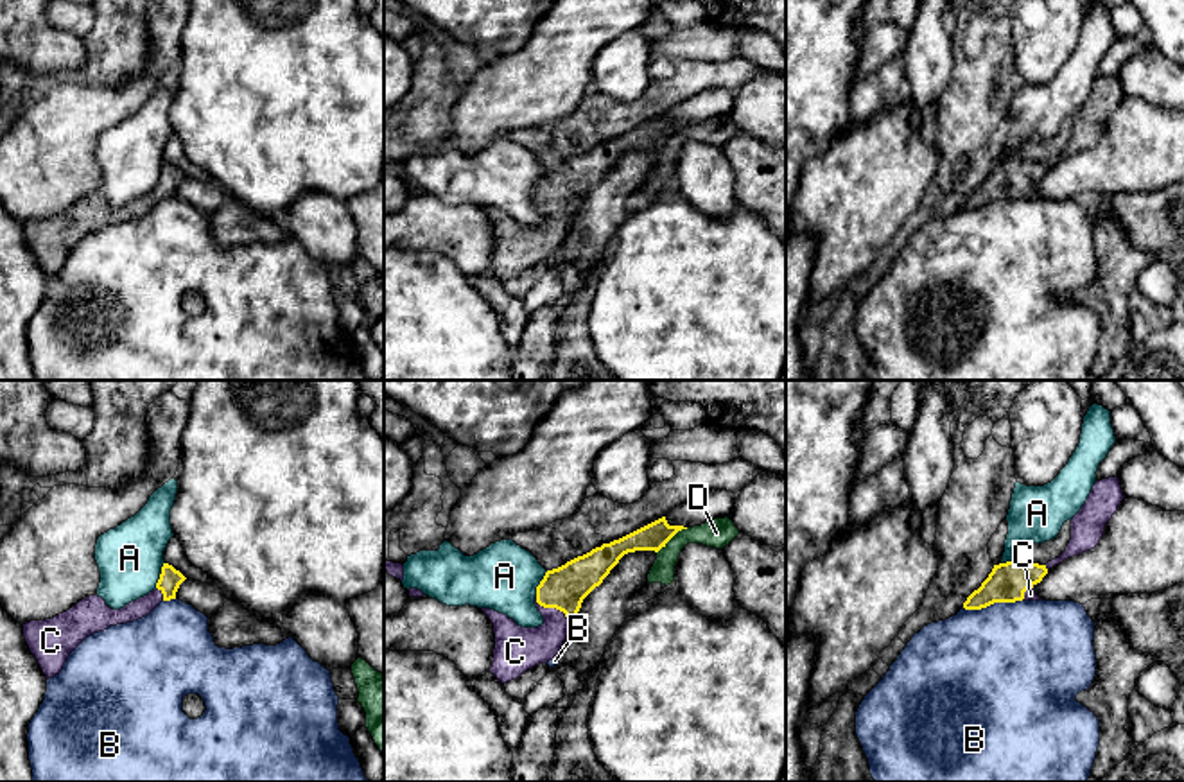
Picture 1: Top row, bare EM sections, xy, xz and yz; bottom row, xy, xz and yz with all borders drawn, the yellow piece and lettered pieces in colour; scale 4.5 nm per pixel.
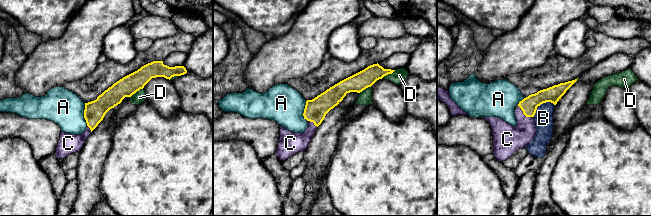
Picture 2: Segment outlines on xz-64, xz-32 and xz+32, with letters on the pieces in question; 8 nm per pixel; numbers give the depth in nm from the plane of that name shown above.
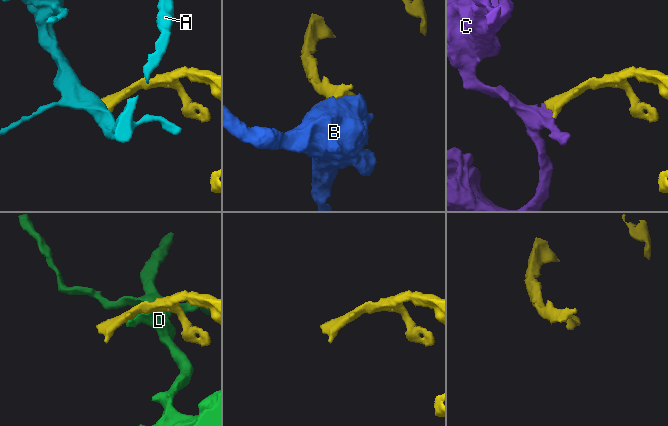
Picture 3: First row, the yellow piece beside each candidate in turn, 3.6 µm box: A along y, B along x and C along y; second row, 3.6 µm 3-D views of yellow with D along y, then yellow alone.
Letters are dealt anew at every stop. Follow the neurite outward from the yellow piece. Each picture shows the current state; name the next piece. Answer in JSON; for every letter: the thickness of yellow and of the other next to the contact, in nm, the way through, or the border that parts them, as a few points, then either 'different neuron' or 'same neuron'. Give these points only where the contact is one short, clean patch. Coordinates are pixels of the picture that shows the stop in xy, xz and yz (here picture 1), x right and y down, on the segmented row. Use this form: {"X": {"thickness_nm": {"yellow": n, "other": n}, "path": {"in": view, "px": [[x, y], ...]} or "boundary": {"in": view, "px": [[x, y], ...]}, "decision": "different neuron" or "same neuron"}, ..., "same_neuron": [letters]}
{"A": {"thickness_nm": {"yellow": 100, "other": 300}, "boundary": {"in": "xy", "px": [[164, 562], [155, 587]]}, "decision": "different neuron"}, "B": {"thickness_nm": {"yellow": 180, "other": 480}, "boundary": {"in": "yz", "px": [[1023, 598], [996, 601], [980, 608], [964, 608]]}, "decision": "different neuron"}, "C": {"thickness_nm": {"yellow": 190, "other": 200}, "path": {"in": "xz", "px": [[565, 587], [551, 607], [551, 625], [517, 650]]}, "decision": "same neuron"}, "D": {"thickness_nm": {"yellow": 120, "other": 130}, "decision": "different neuron"}, "same_neuron": ["C"]}

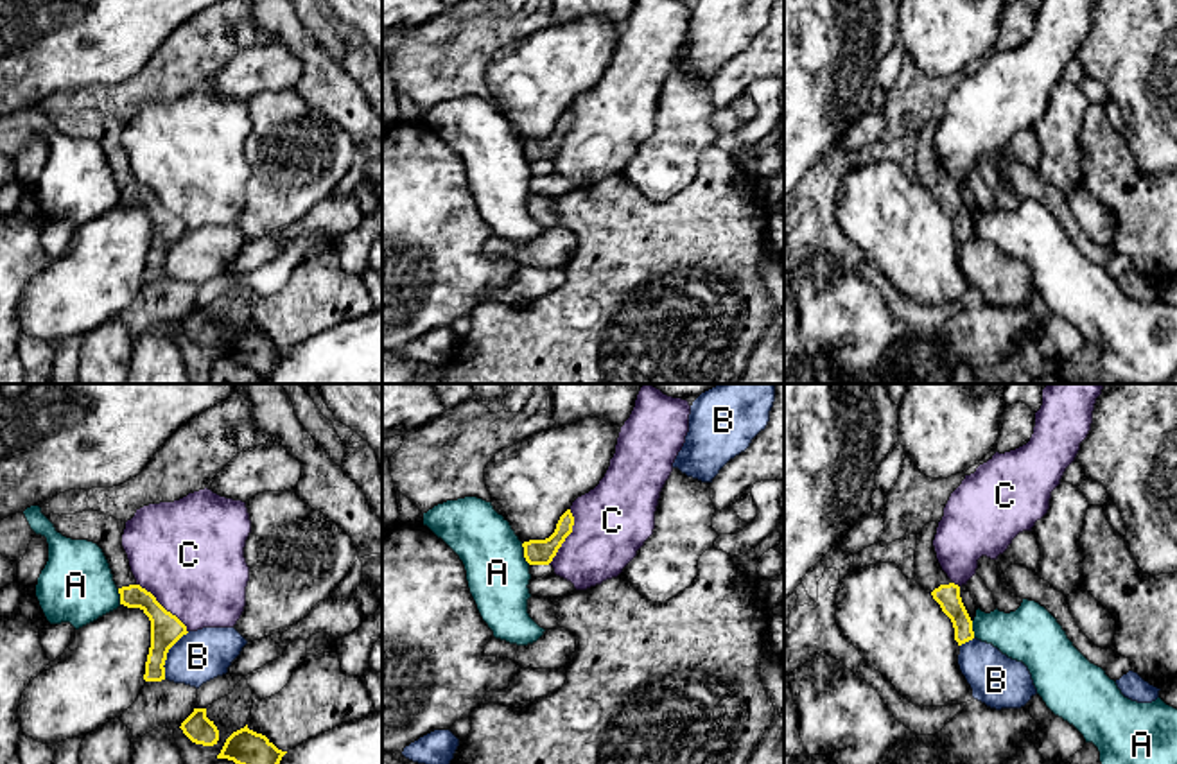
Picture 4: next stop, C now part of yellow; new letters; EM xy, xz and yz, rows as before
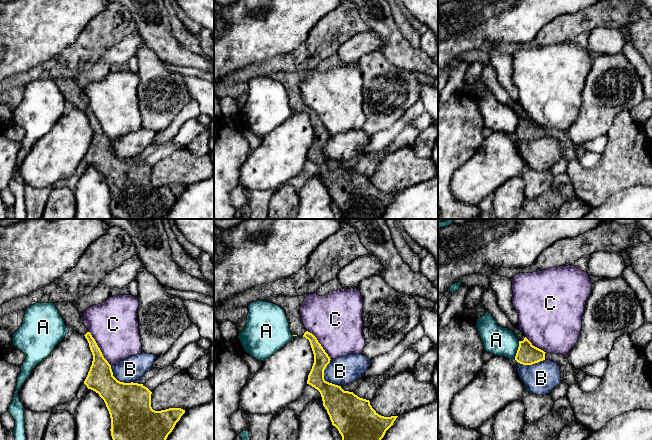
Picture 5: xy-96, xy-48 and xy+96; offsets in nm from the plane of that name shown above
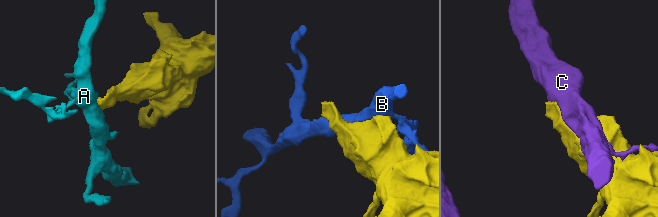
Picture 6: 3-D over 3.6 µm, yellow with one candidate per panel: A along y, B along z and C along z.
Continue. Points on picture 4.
{"A": {"thickness_nm": {"yellow": 110, "other": 280}, "decision": "different neuron"}, "B": {"thickness_nm": {"yellow": 140, "other": 240}, "decision": "different neuron"}, "C": {"thickness_nm": {"yellow": 140, "other": 460}, "decision": "different neuron"}, "same_neuron": []}

